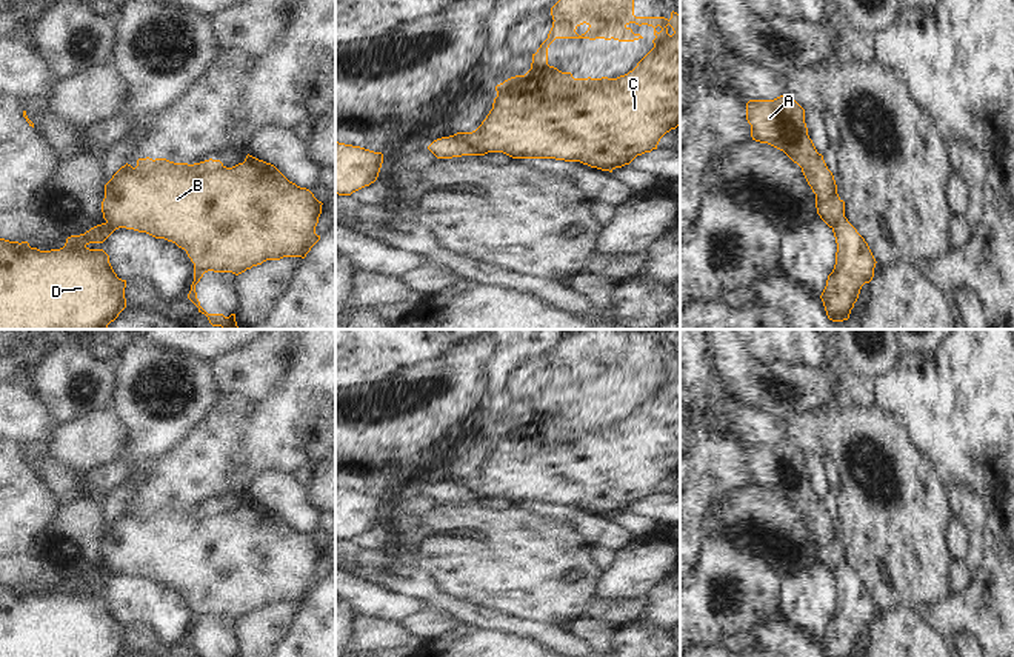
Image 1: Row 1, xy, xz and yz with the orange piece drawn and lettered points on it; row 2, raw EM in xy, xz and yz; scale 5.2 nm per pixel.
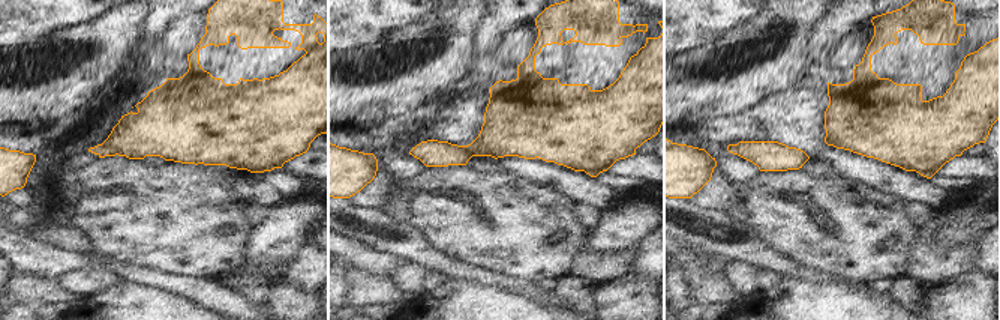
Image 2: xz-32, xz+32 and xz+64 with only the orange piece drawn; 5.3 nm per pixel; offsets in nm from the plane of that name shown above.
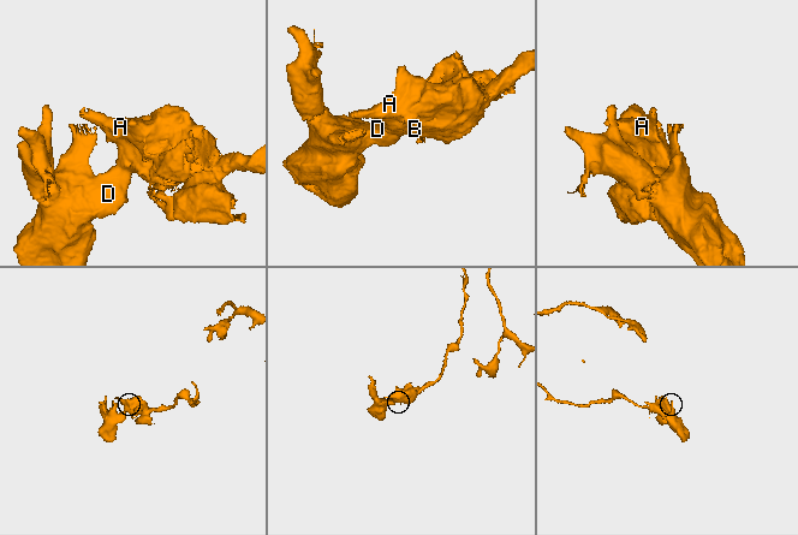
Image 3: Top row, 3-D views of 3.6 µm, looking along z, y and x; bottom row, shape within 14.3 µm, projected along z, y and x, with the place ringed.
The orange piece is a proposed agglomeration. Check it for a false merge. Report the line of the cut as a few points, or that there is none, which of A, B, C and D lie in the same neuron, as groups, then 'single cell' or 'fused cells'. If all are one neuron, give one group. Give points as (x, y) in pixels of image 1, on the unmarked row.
cut xz (453, 480), (466, 486), (476, 499); groups A B C / D; fused cells

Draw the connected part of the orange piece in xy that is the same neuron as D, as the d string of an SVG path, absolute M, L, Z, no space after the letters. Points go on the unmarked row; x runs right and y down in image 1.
M102 568L51 595L0 583L0 657L122 657L126 625L117 622L103 594L88 592L103 588L114 575L112 569Z

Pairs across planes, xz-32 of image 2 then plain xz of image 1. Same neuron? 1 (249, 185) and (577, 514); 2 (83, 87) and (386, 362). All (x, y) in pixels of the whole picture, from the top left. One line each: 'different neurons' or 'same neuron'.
1: same neuron
2: different neurons

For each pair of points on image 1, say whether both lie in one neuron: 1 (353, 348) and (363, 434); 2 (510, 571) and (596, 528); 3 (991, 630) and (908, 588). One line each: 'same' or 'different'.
1: different
2: different
3: different

